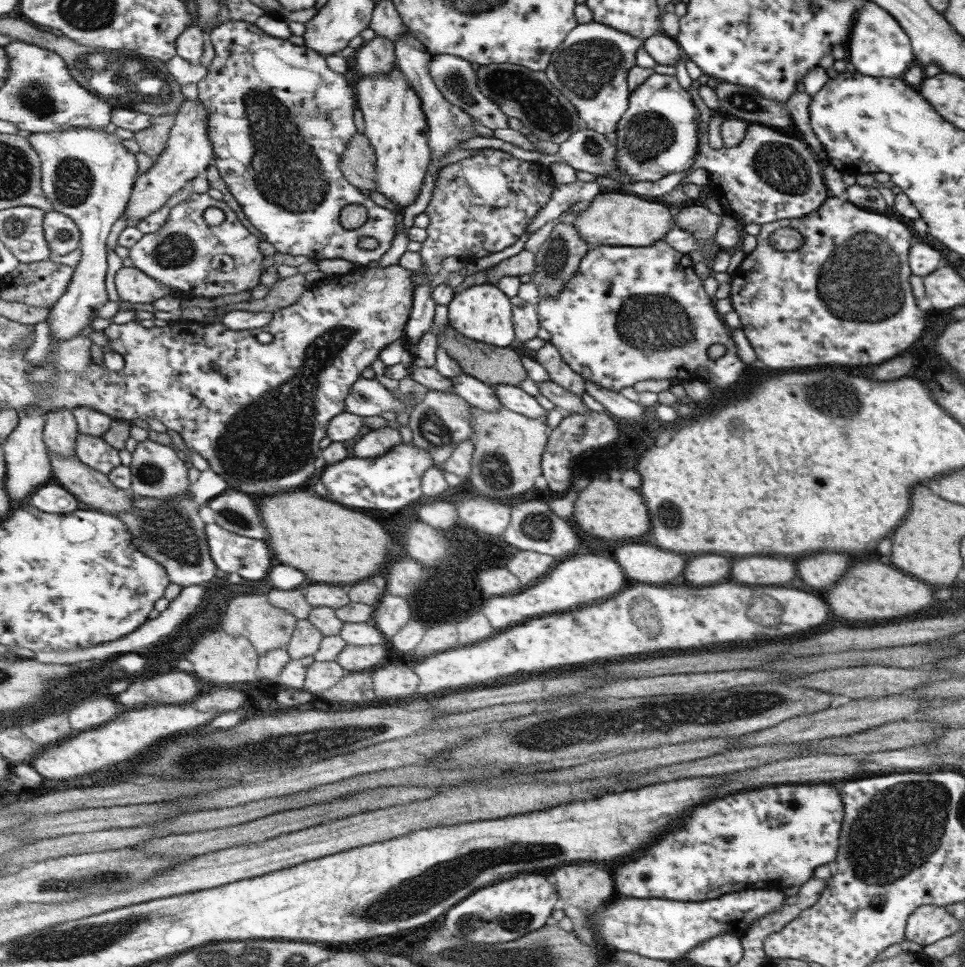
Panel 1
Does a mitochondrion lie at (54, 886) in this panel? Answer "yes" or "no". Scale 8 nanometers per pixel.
yes

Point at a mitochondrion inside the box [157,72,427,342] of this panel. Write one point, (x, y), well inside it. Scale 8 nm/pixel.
(285, 171)

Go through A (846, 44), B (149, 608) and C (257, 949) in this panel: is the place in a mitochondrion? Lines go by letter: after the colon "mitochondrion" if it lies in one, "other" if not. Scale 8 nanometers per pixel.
A: other
B: other
C: mitochondrion

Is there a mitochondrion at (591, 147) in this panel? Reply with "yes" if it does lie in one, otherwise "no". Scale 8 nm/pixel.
yes

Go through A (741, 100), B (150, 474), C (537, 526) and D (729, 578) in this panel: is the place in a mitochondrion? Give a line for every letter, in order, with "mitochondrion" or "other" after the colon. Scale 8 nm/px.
A: mitochondrion
B: mitochondrion
C: mitochondrion
D: other

